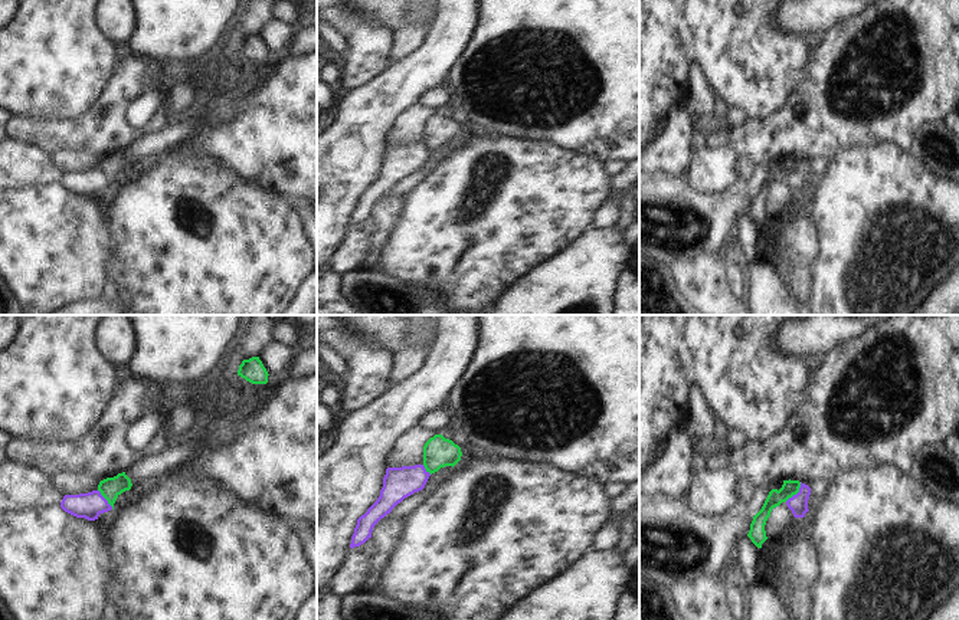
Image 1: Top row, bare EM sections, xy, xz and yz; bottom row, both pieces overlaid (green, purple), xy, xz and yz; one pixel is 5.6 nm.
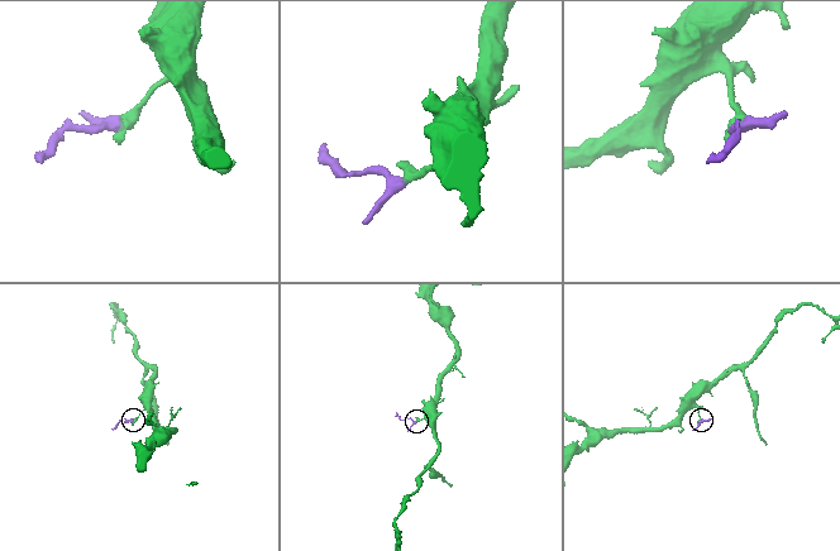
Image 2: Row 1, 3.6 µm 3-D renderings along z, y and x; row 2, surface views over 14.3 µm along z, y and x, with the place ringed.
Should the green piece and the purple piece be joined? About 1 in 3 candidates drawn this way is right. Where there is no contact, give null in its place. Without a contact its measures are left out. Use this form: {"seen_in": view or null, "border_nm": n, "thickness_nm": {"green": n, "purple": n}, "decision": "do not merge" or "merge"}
{"seen_in": "yz", "border_nm": 140, "thickness_nm": {"green": 90, "purple": 110}, "decision": "do not merge"}

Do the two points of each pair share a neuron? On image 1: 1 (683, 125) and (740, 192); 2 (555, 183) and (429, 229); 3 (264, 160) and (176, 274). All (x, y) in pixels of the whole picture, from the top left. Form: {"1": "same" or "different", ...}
{"1": "different", "2": "same", "3": "different"}

